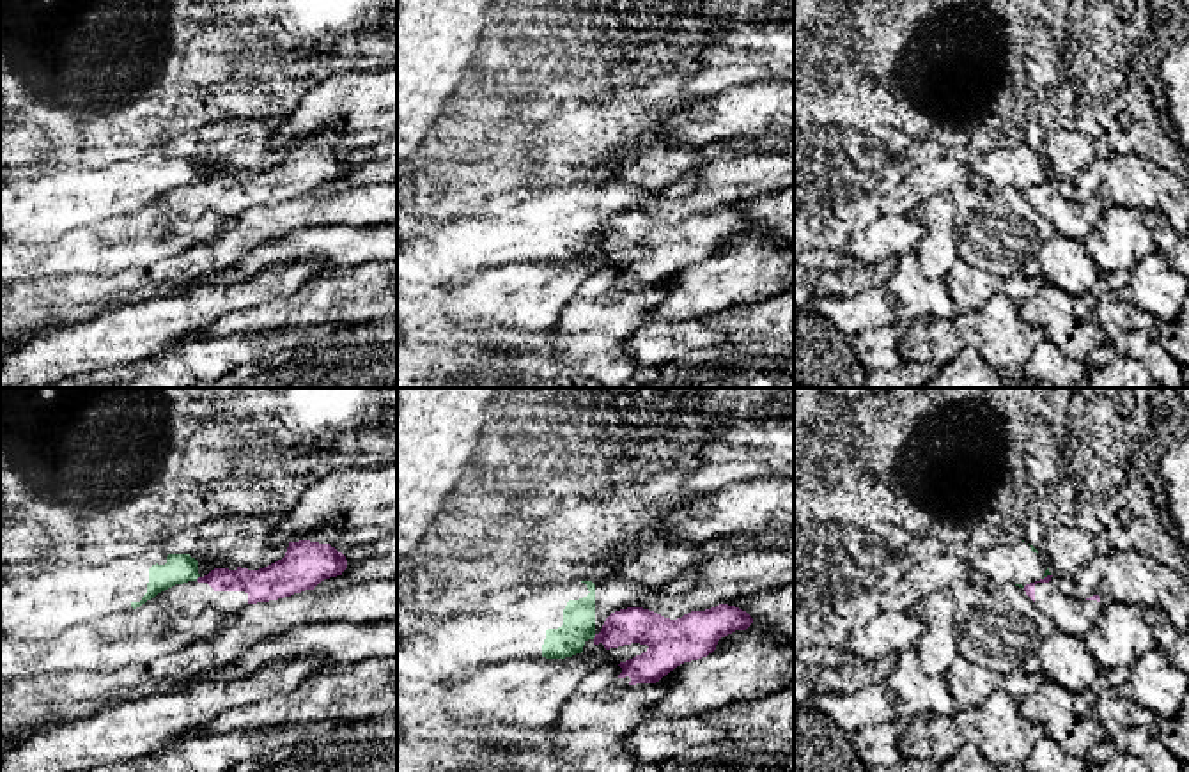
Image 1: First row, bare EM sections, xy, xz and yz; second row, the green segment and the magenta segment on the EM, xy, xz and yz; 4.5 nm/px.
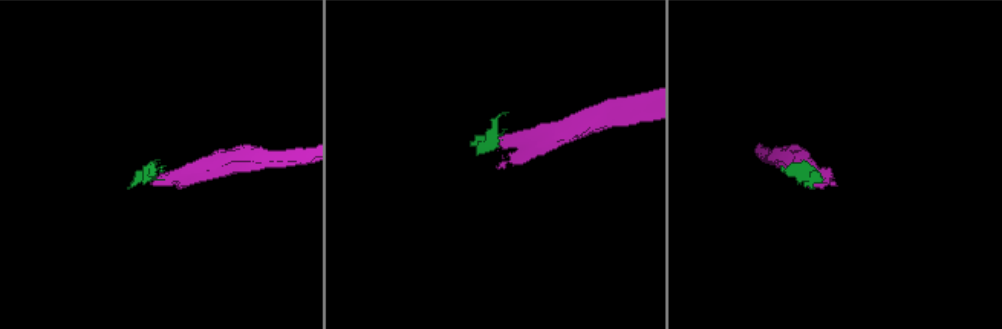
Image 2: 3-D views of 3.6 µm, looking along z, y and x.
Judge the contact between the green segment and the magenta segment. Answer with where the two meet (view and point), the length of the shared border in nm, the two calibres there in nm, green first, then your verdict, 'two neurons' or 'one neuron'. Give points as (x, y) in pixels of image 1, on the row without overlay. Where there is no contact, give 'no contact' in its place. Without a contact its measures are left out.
meets green in xz at (594, 239); contact 30 nm long; 140 nm thick on the green side, 160 nm on the other; two neurons

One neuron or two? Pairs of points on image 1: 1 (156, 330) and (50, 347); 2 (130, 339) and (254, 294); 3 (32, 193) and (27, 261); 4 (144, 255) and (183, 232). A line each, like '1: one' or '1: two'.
1: one
2: one
3: two
4: one

